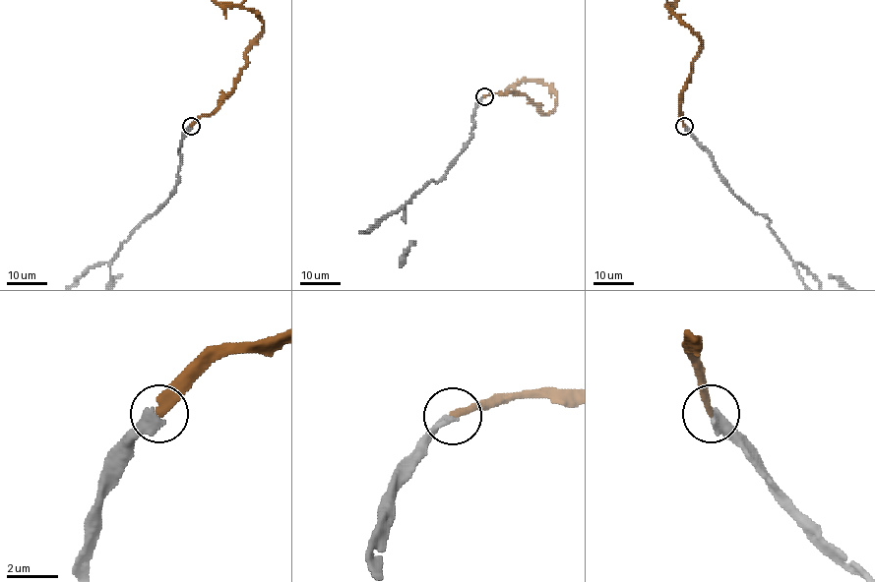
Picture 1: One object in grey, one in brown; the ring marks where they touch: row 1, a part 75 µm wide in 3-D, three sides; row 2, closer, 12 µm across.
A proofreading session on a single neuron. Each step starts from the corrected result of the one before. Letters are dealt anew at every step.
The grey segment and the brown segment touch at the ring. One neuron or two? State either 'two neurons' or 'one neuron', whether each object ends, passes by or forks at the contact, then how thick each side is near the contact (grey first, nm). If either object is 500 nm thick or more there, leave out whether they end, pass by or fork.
one neuron; grey ends there; brown ends there; 360 nm thick on the grey side, 320 nm on the other

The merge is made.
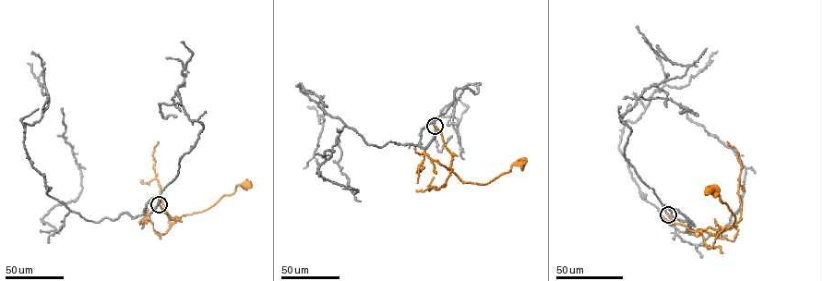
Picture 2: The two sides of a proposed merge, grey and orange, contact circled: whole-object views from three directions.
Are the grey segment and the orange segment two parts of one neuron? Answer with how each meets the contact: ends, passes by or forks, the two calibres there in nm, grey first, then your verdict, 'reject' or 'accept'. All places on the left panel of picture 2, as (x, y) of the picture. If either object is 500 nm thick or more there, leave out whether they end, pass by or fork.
grey ends | orange ends | 200/160 nm | accept

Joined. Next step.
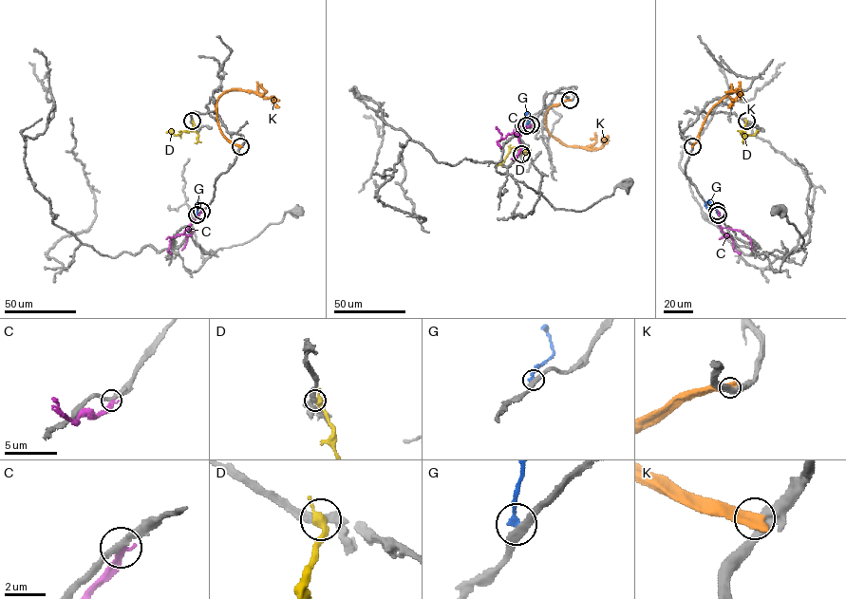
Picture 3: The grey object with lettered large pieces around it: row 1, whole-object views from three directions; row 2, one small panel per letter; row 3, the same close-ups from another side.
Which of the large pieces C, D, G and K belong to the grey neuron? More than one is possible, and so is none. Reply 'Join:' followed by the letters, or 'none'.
Join: none

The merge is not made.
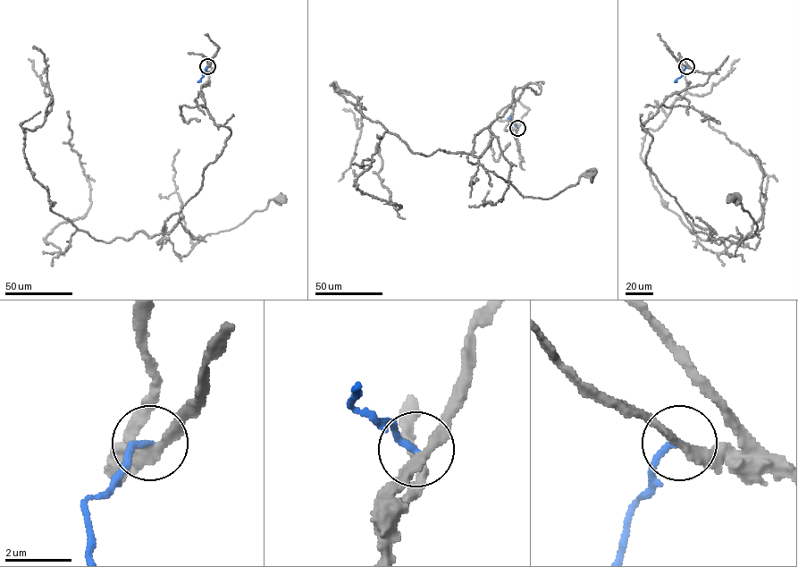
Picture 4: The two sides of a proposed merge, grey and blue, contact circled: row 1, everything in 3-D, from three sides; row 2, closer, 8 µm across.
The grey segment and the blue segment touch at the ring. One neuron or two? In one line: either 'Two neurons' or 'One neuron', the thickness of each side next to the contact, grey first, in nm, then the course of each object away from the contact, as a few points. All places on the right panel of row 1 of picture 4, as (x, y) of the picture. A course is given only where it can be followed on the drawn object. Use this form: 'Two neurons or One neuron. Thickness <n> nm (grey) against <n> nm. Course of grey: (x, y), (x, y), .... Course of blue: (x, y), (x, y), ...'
Two neurons. Thickness 280 nm (grey) against 190 nm. Course of grey: (686, 66), (709, 76), (642, 125), (652, 139), (646, 166), (693, 230), (714, 239), (757, 229), (731, 198). Course of blue: (686, 66), (676, 81)

